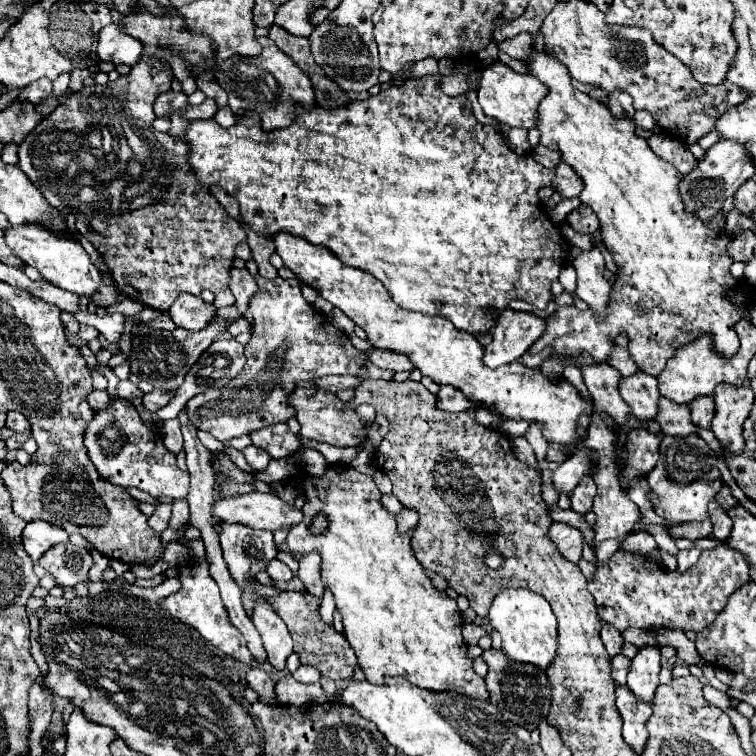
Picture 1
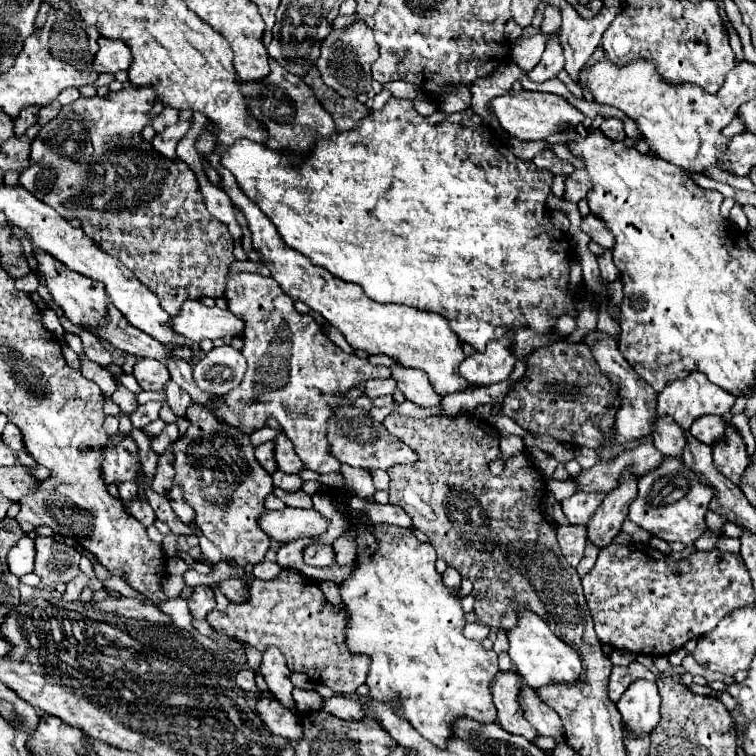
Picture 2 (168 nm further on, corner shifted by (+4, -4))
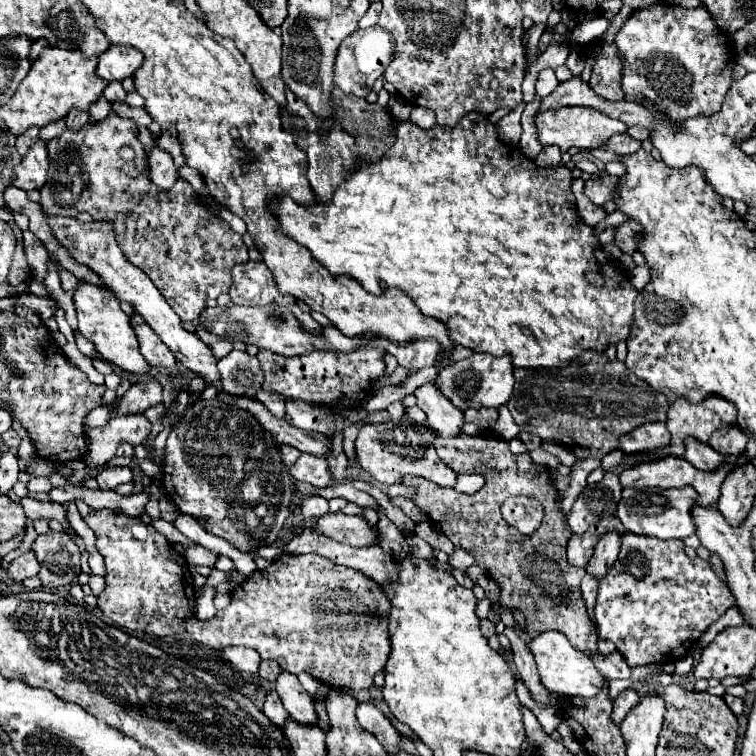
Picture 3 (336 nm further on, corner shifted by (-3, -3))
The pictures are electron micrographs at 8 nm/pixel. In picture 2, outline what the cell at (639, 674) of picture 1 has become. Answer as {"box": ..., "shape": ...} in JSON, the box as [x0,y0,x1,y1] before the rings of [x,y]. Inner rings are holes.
{"box":[616,680,660,738],"shape":[[[638,680],[630,684],[616,706],[622,714],[624,730],[634,738],[650,734],[660,722],[660,696],[656,682]]]}

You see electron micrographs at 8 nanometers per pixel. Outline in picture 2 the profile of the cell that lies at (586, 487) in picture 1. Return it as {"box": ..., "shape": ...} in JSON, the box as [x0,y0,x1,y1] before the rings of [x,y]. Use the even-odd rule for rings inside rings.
{"box":[562,492,604,524],"shape":[[[576,492],[572,498],[562,502],[562,510],[568,516],[570,524],[588,524],[590,516],[594,516],[604,496],[604,492]]]}

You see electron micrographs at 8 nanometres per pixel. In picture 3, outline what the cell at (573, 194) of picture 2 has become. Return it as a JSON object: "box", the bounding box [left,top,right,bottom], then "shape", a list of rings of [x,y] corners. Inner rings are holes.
{"box":[585,175,617,205],"shape":[[[605,175],[605,177],[597,179],[597,181],[589,179],[589,181],[585,181],[585,195],[587,195],[595,205],[603,205],[605,201],[613,199],[615,185],[617,185],[617,177],[613,177],[613,175]]]}

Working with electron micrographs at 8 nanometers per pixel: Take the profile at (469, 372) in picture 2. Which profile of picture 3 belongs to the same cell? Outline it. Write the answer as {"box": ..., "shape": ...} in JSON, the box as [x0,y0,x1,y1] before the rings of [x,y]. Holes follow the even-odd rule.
{"box":[435,353,513,411],"shape":[[[473,353],[471,357],[457,361],[453,367],[439,371],[435,387],[453,401],[461,411],[469,407],[499,407],[509,401],[513,393],[513,363],[509,355],[493,357],[487,353]]]}

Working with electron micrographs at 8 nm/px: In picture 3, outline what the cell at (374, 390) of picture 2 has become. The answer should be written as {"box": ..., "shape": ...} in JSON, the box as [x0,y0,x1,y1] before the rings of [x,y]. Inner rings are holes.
{"box":[367,339,439,375],"shape":[[[373,339],[367,345],[386,349],[396,357],[401,367],[409,371],[409,375],[417,373],[423,367],[431,367],[439,351],[439,343],[435,339],[417,339],[403,346],[397,346],[385,339]]]}

